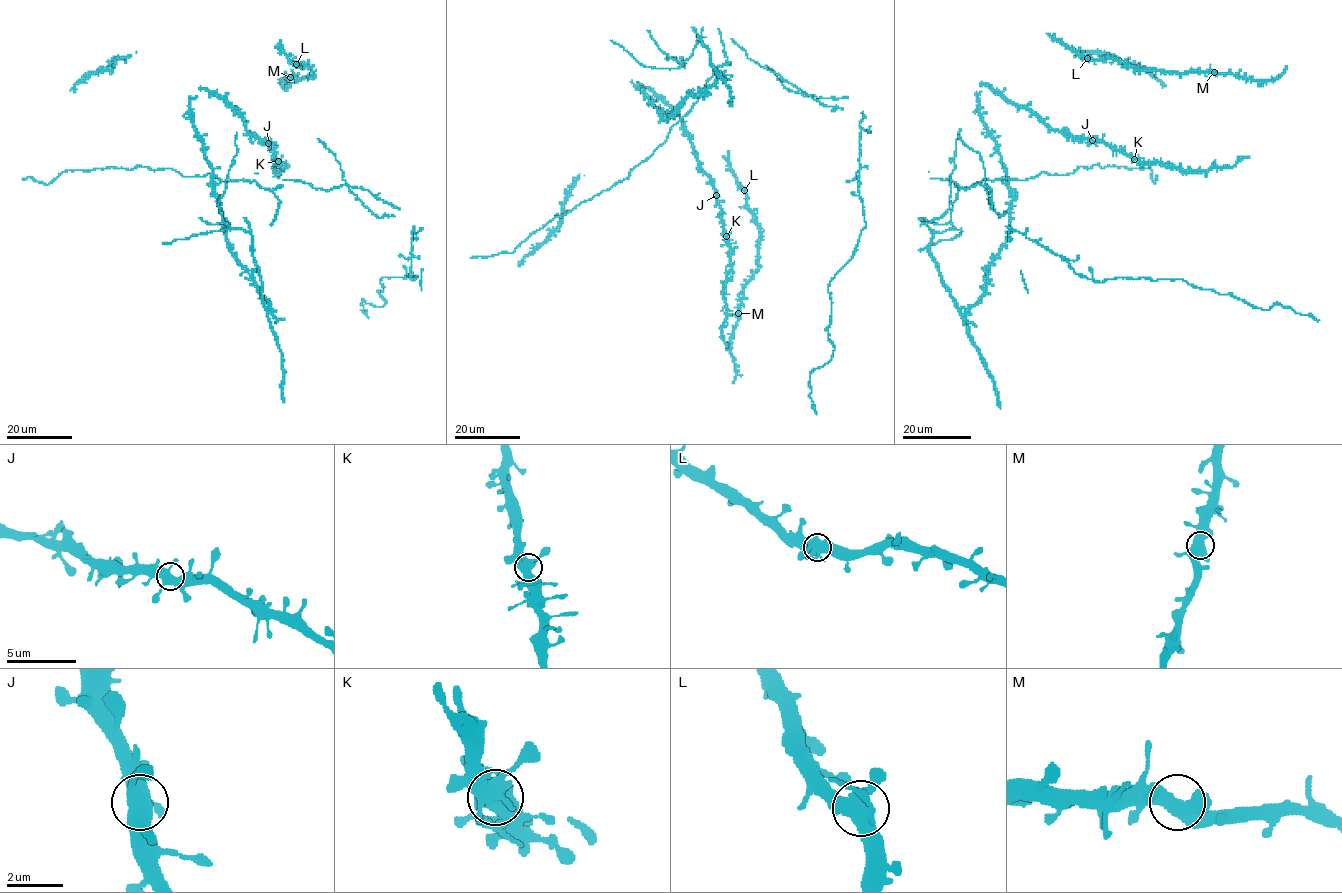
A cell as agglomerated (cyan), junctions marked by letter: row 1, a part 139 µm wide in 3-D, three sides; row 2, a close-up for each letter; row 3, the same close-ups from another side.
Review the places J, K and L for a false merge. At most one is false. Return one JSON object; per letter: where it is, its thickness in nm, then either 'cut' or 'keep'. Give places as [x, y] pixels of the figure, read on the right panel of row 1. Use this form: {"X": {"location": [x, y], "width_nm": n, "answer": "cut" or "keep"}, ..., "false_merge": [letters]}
{"J": {"location": [1092, 140], "width_nm": 500, "answer": "keep"}, "K": {"location": [1134, 159], "width_nm": 500, "answer": "keep"}, "L": {"location": [1087, 58], "width_nm": 550, "answer": "keep"}, "false_merge": []}

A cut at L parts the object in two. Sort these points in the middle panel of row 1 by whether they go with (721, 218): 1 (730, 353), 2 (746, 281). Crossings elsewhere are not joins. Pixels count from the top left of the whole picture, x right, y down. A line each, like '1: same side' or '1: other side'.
1: other side
2: other side

